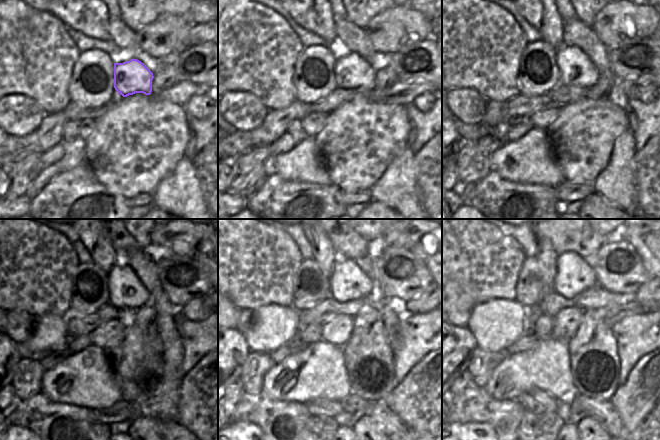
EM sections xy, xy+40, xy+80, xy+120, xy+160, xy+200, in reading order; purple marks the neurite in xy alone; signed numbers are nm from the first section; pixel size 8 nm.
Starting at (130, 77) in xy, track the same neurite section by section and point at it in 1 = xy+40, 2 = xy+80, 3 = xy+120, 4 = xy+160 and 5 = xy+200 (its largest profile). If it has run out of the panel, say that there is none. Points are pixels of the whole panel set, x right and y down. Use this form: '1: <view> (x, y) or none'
1: xy+40 (352, 71)
2: xy+80 (575, 69)
3: xy+120 (125, 290)
4: xy+160 (348, 282)
5: xy+200 (573, 274)

